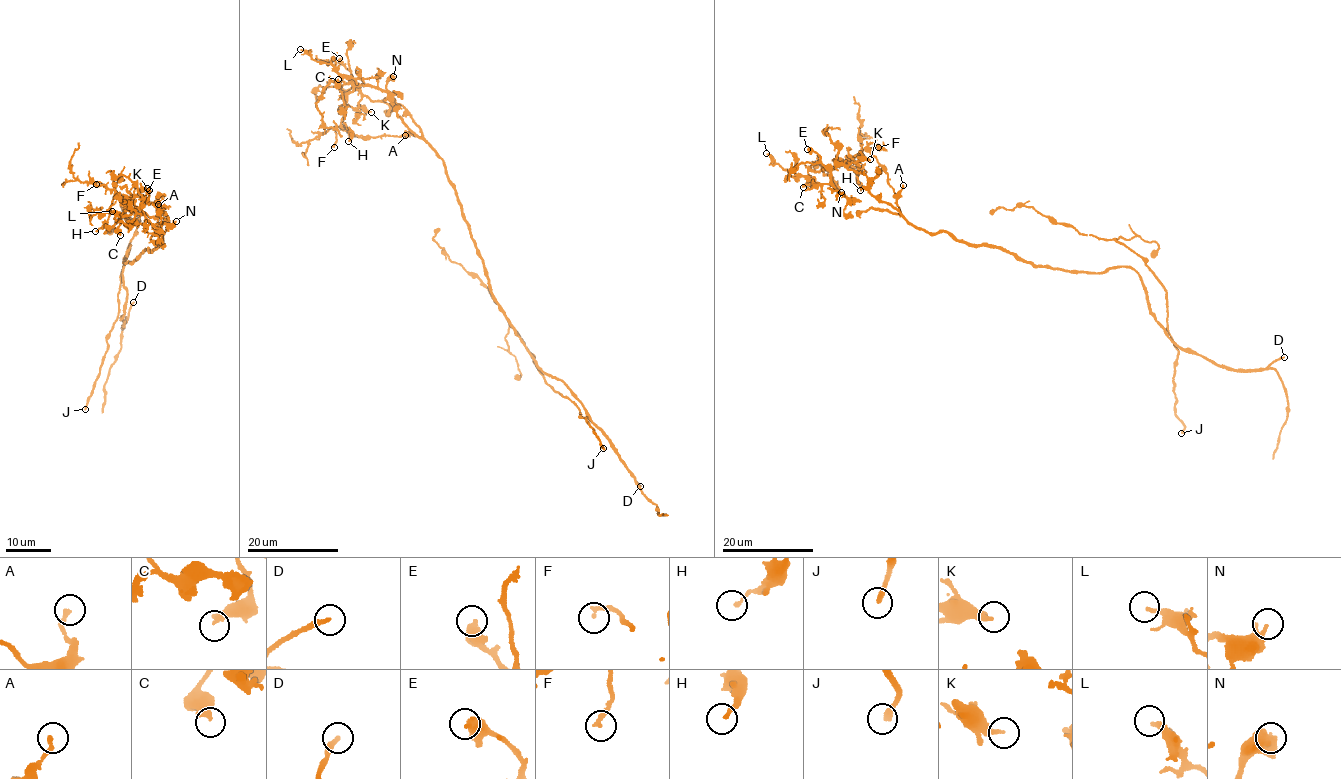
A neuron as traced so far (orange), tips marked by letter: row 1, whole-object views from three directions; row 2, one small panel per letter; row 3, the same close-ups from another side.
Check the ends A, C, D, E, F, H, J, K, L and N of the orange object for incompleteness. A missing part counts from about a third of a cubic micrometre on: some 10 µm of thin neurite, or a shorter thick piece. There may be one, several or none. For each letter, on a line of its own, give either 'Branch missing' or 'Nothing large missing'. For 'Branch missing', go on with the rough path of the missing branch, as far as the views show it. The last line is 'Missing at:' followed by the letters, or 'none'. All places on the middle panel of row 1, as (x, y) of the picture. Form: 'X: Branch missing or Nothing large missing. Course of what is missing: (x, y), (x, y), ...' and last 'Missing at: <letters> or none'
A: Nothing large missing
C: Nothing large missing
D: Branch missing
E: Nothing large missing
F: Nothing large missing
H: Nothing large missing
J: Nothing large missing
K: Nothing large missing
L: Nothing large missing
N: Nothing large missing
Missing at: D

